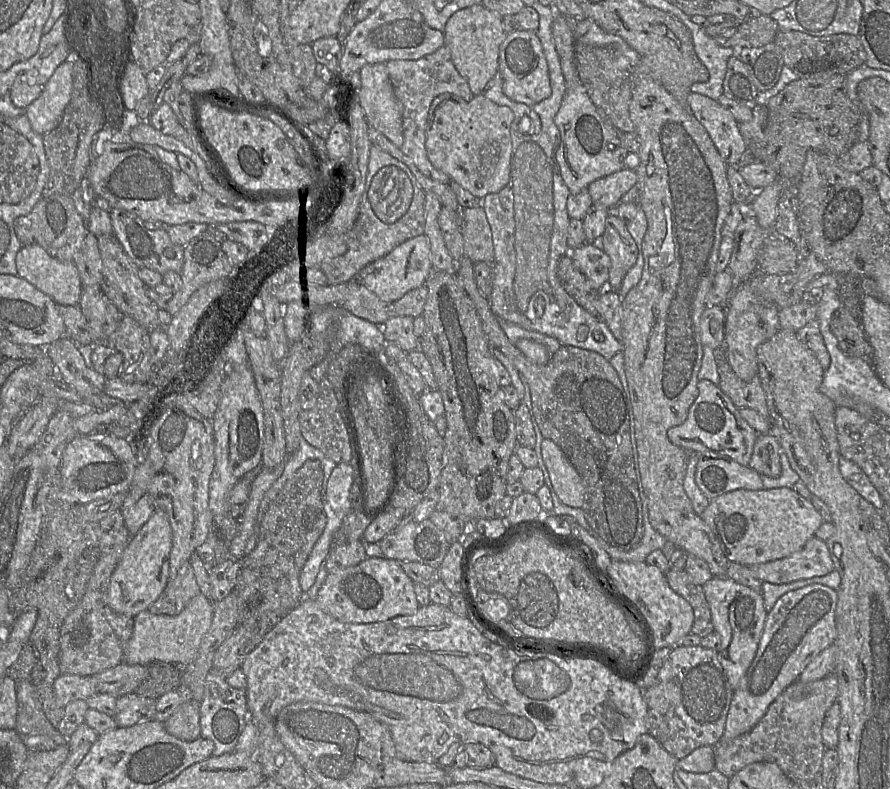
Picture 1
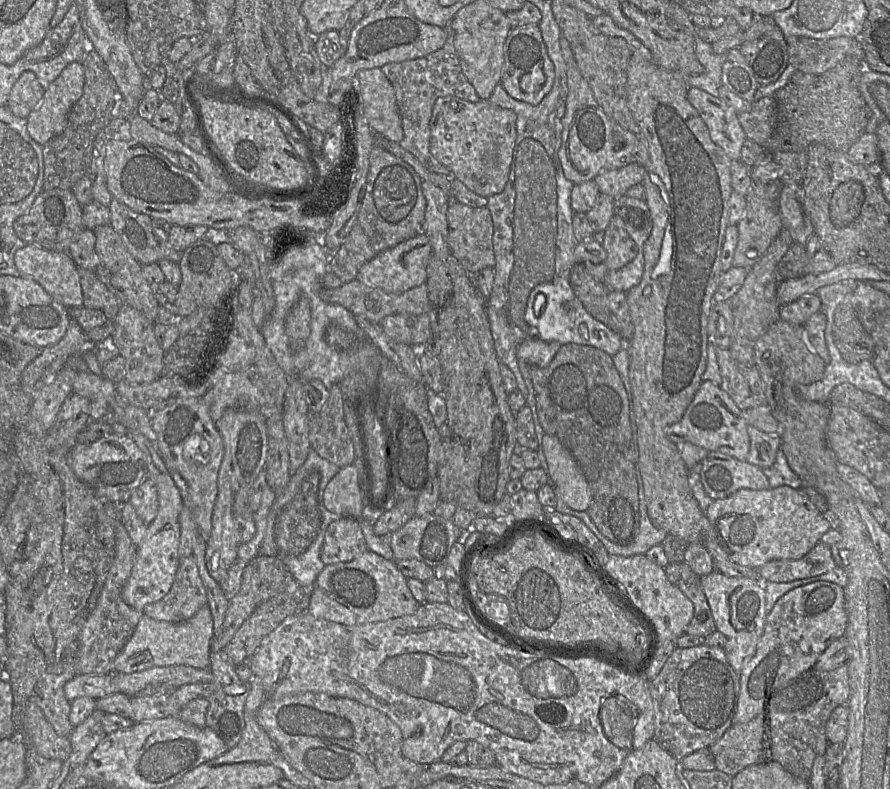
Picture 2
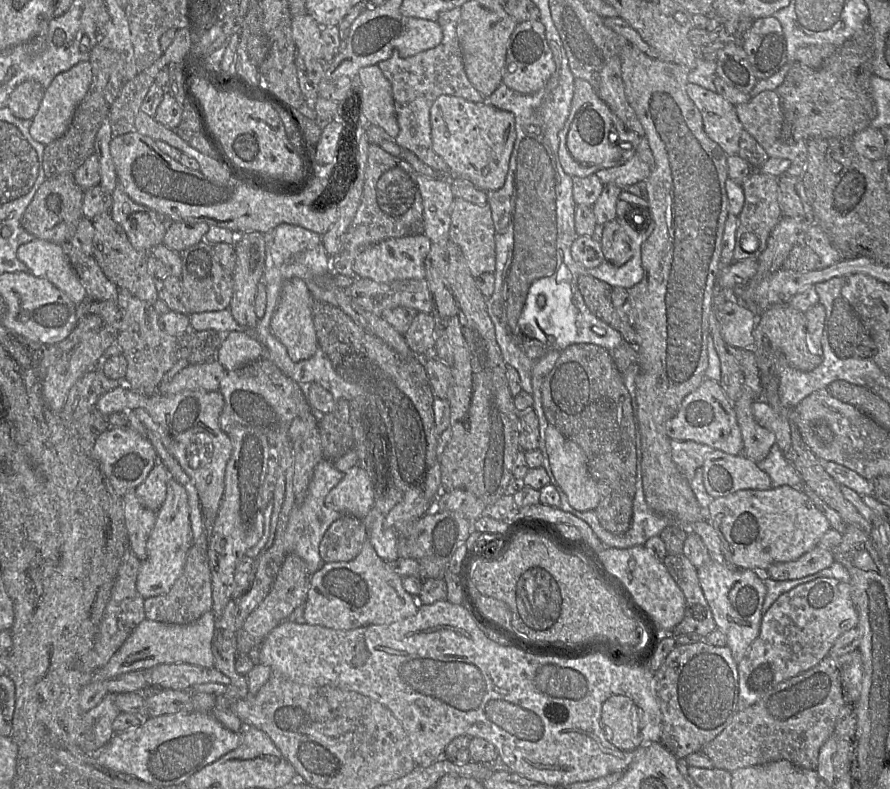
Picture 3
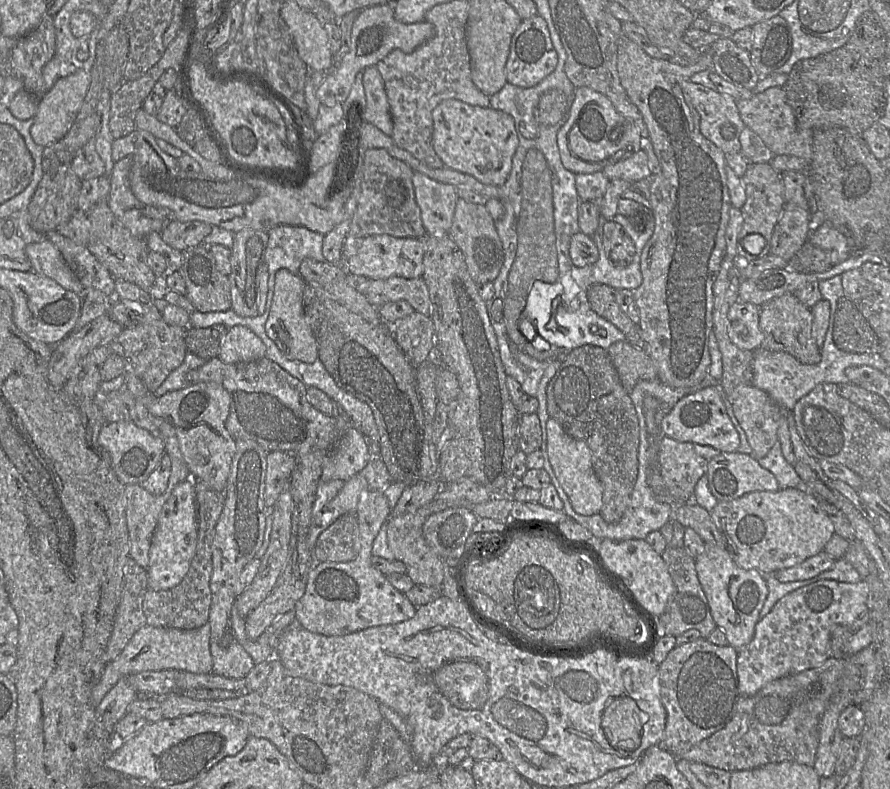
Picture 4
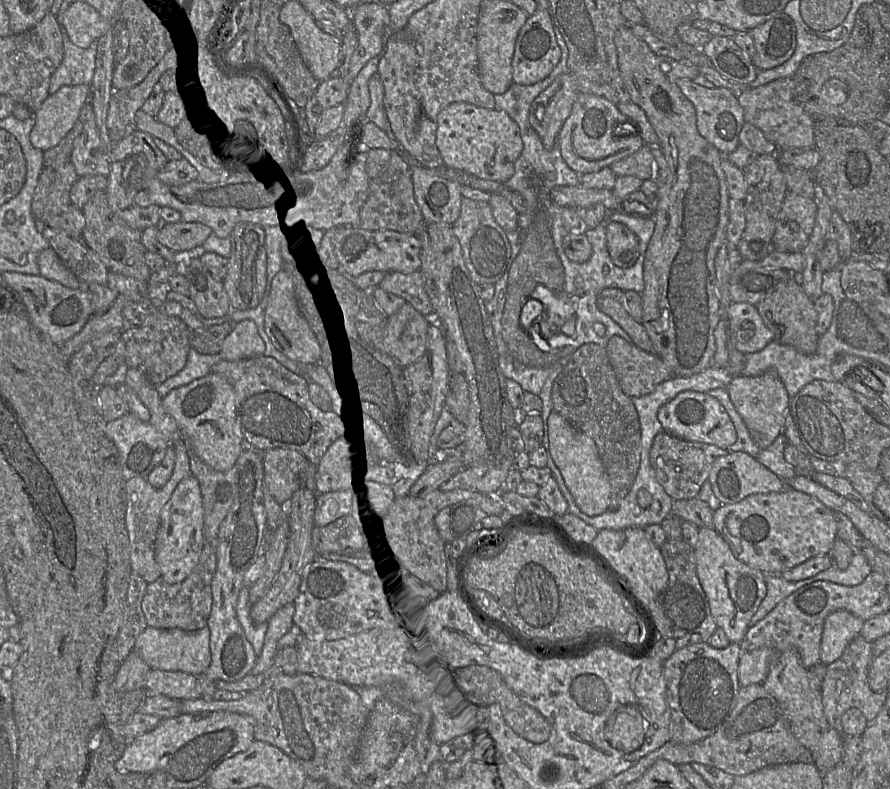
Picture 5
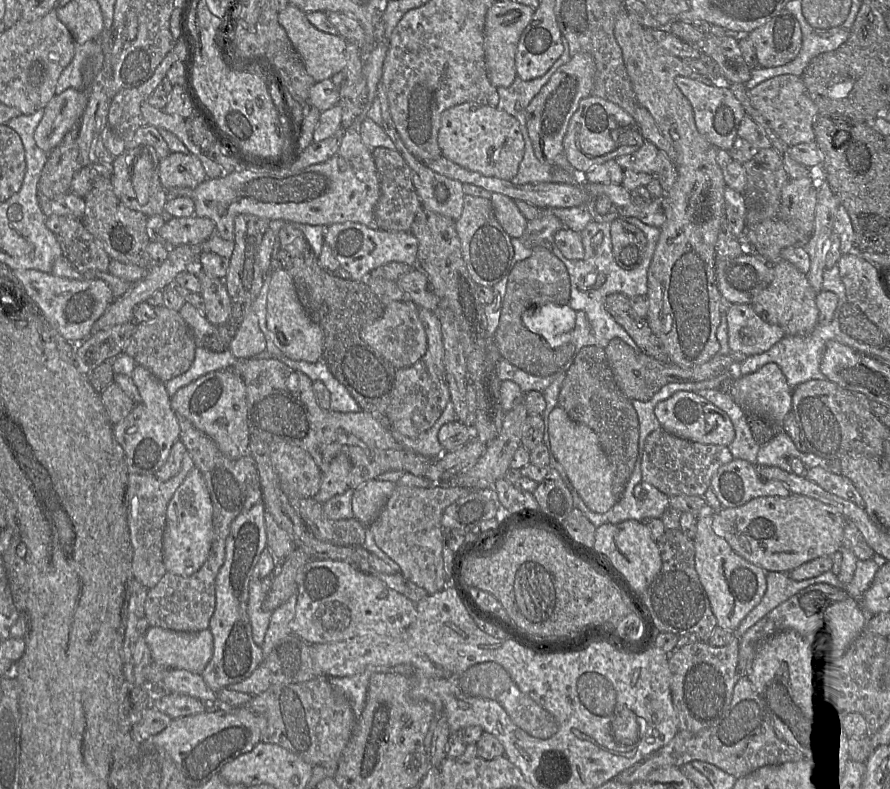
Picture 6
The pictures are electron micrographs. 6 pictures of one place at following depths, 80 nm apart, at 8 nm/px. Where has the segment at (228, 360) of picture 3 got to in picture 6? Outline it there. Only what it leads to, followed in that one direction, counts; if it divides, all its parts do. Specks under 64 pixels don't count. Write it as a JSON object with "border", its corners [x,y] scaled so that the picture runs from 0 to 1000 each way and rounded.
{"border":[[[275,380],[274,383],[263,383],[273,384],[280,388],[276,392],[276,401],[274,402],[274,406],[267,414],[265,423],[257,437],[257,444],[269,456],[285,454],[299,444],[299,431],[297,423],[292,418],[290,402],[282,390],[284,381],[285,380]]]}

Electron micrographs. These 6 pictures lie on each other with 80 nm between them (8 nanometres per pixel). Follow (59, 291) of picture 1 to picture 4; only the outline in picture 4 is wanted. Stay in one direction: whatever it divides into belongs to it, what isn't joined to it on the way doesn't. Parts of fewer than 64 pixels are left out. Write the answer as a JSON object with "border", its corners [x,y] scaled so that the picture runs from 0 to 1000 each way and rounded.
{"border":[[[56,304],[31,309],[28,318],[39,346],[60,354],[72,366],[88,374],[92,370],[92,359]]]}

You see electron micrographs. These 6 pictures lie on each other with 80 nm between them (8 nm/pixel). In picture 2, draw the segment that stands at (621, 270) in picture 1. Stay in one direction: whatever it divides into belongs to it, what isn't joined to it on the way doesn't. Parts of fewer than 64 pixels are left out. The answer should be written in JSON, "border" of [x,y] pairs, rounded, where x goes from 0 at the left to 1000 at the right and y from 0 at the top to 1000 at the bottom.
{"border":[[[690,271],[678,294],[676,312],[681,318],[684,343],[692,343],[709,332],[716,323],[716,311],[702,292],[698,275]]]}

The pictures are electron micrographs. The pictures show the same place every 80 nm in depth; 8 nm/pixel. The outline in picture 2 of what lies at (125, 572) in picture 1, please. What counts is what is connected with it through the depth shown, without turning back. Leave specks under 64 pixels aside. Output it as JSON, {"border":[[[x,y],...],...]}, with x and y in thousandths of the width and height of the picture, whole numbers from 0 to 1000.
{"border":[[[146,546],[146,553],[163,578],[166,599],[176,617],[179,635],[176,654],[166,665],[161,686],[154,692],[146,731],[137,748],[137,758],[145,768],[161,774],[163,768],[182,759],[191,749],[196,738],[203,710],[200,702],[202,688],[201,653],[208,639],[191,596],[178,573],[175,560],[171,560],[165,553],[154,546]]]}

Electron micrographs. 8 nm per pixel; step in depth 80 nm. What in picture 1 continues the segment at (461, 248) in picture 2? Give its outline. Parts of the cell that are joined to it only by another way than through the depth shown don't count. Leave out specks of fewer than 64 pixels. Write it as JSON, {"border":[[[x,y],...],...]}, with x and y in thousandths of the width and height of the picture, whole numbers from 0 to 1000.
{"border":[[[497,261],[492,274],[492,284],[497,294],[501,314],[511,333],[525,326],[530,333],[555,333],[555,312],[553,294],[543,262],[528,262],[519,267],[518,275],[510,267]]]}

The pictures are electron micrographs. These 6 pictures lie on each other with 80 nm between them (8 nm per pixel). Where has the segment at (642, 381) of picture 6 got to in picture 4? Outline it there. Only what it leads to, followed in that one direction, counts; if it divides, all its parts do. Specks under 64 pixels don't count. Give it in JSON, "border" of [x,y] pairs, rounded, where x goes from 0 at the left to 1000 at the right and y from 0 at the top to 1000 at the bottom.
{"border":[[[693,432],[684,439],[682,446],[691,465],[701,493],[708,498],[715,487],[738,479],[731,454],[706,432]]]}

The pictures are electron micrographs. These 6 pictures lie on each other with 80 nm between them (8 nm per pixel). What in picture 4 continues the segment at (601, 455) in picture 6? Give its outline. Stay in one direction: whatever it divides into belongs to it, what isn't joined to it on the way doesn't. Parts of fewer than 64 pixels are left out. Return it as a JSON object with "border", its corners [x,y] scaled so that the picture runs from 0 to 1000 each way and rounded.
{"border":[[[618,529],[615,532],[613,542],[612,558],[609,558],[607,570],[610,579],[617,580],[622,601],[637,626],[643,644],[655,654],[673,651],[678,640],[678,617],[667,598],[662,565],[655,558],[638,553],[630,540]]]}

